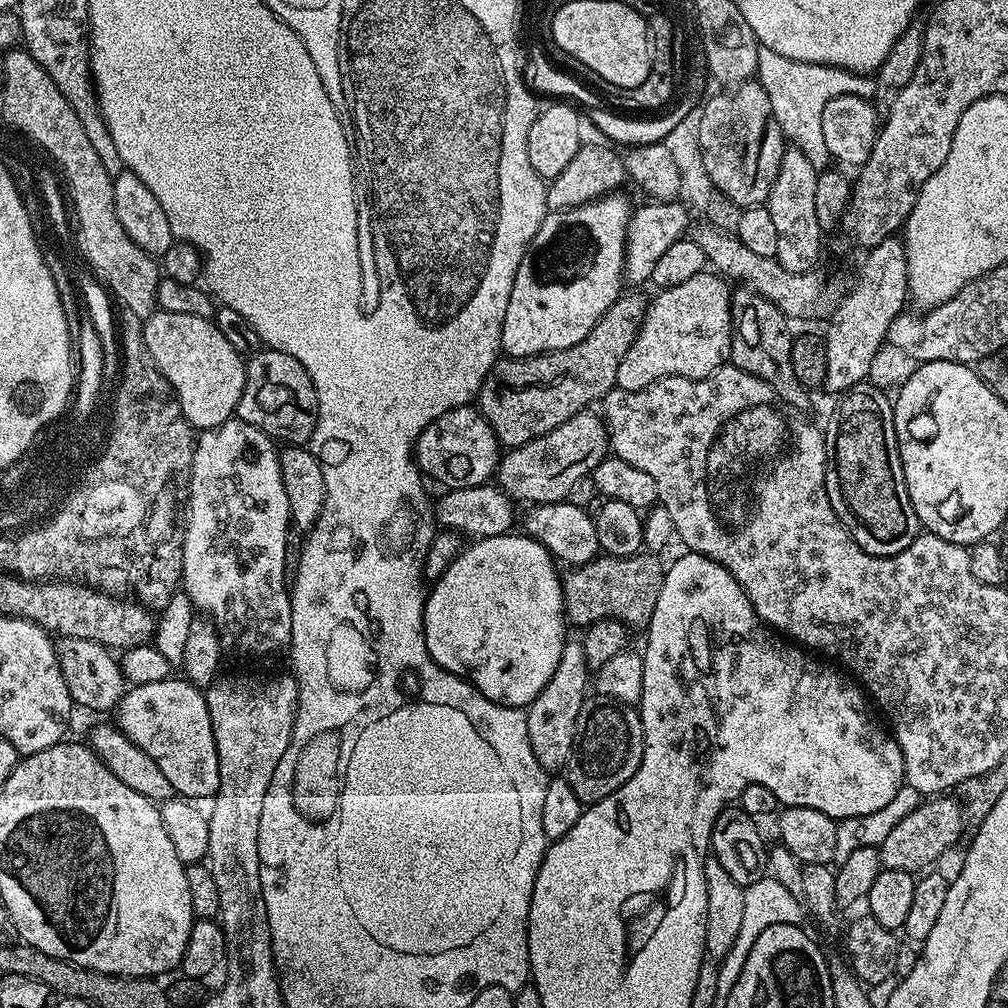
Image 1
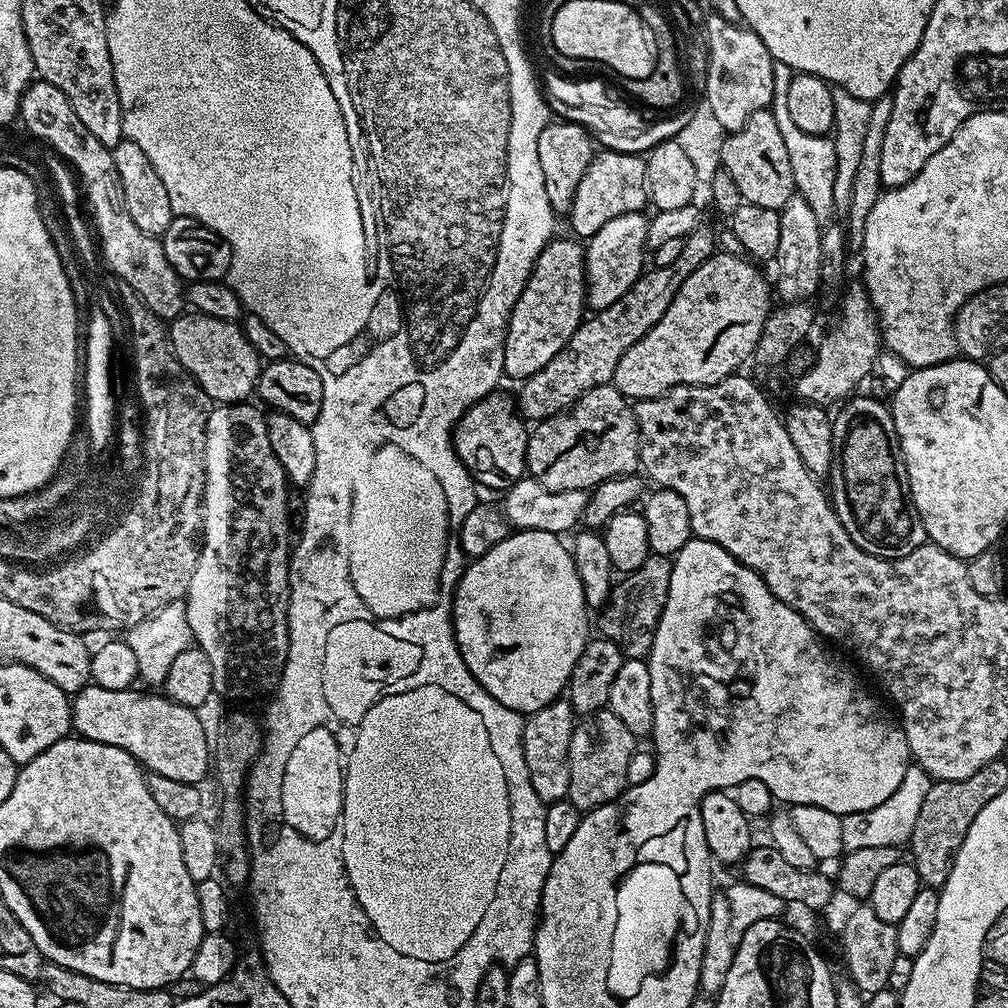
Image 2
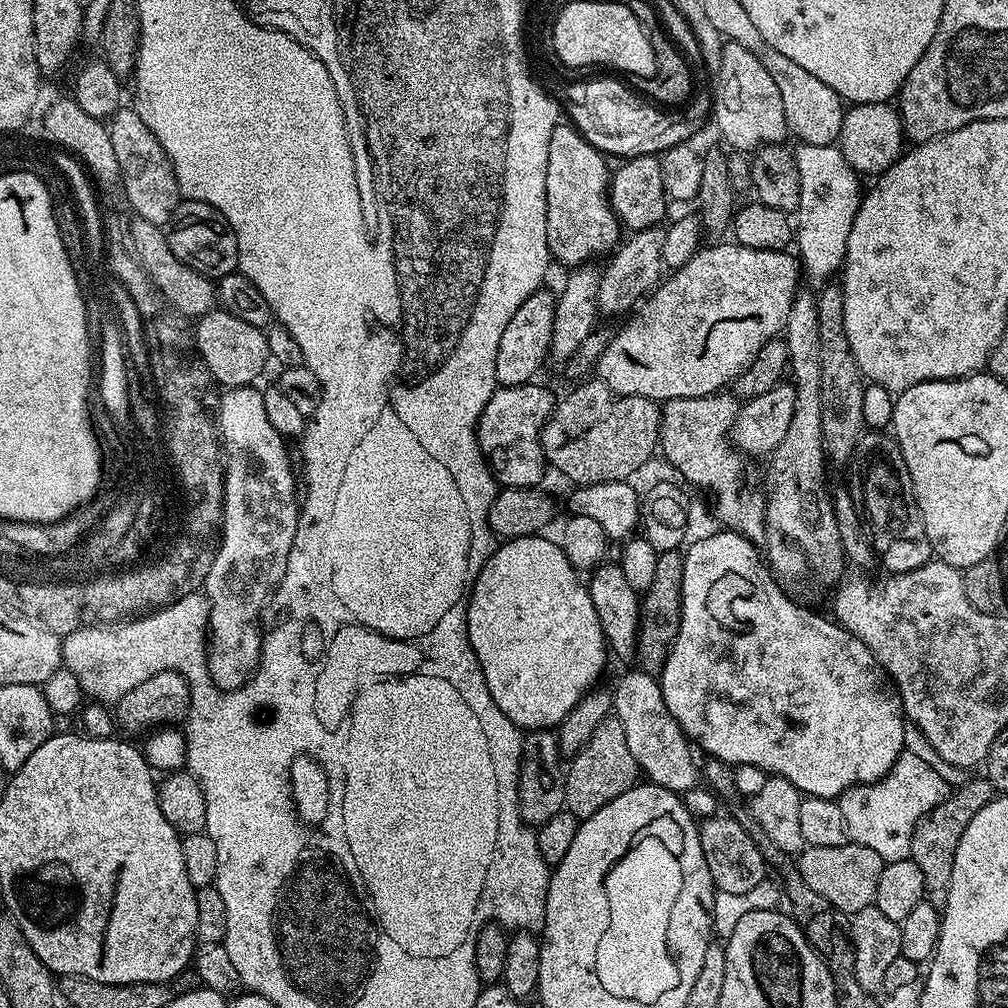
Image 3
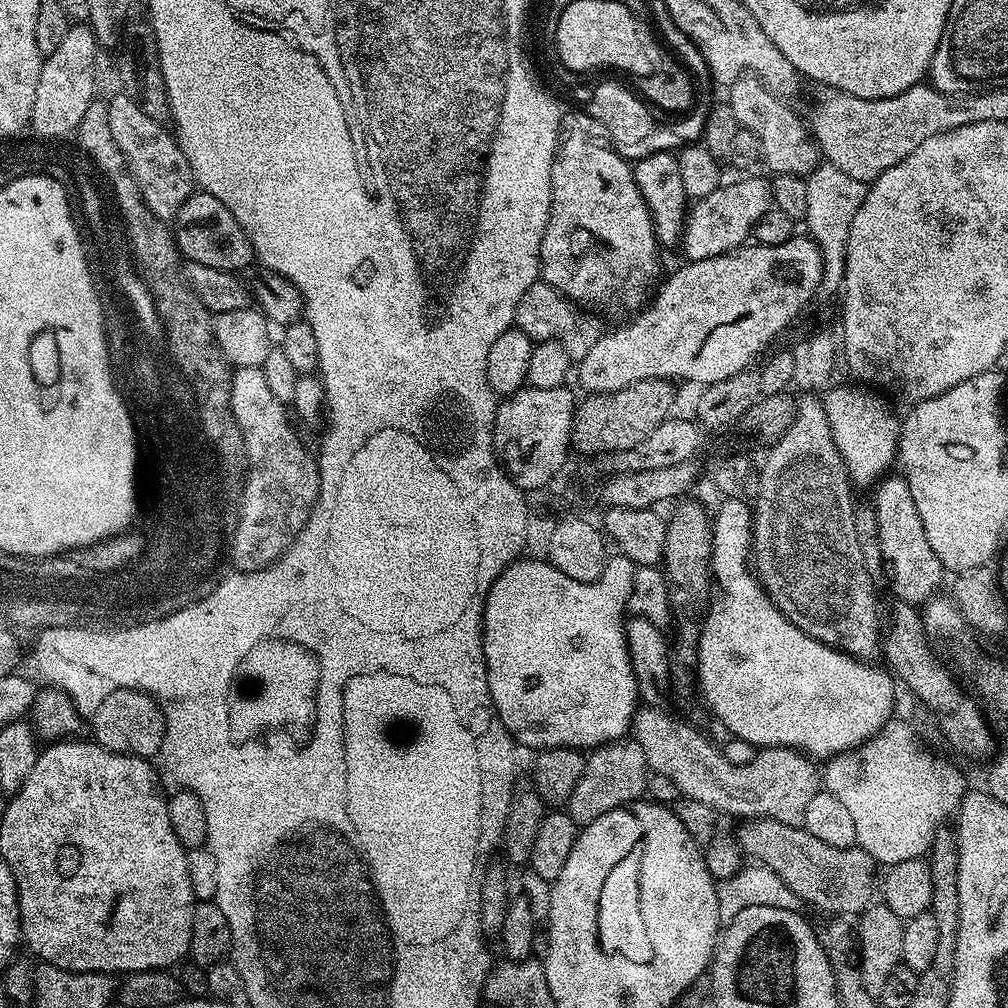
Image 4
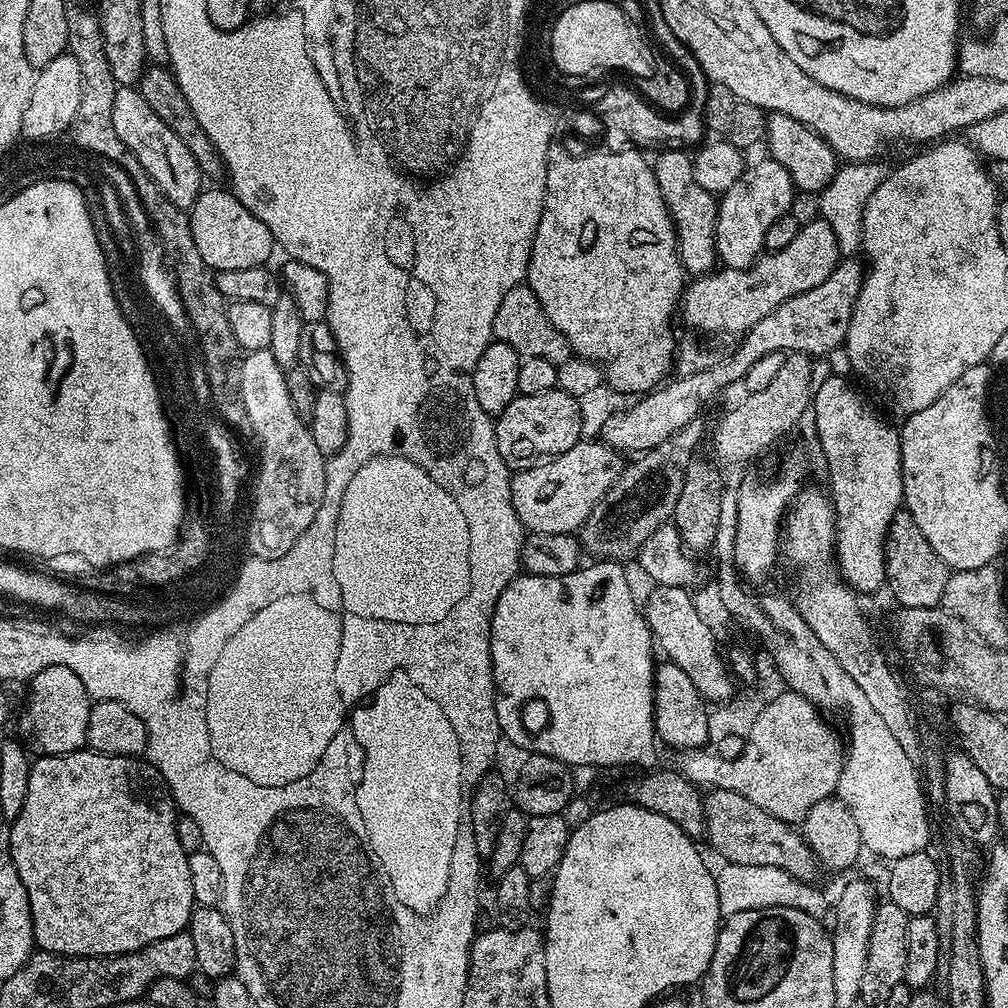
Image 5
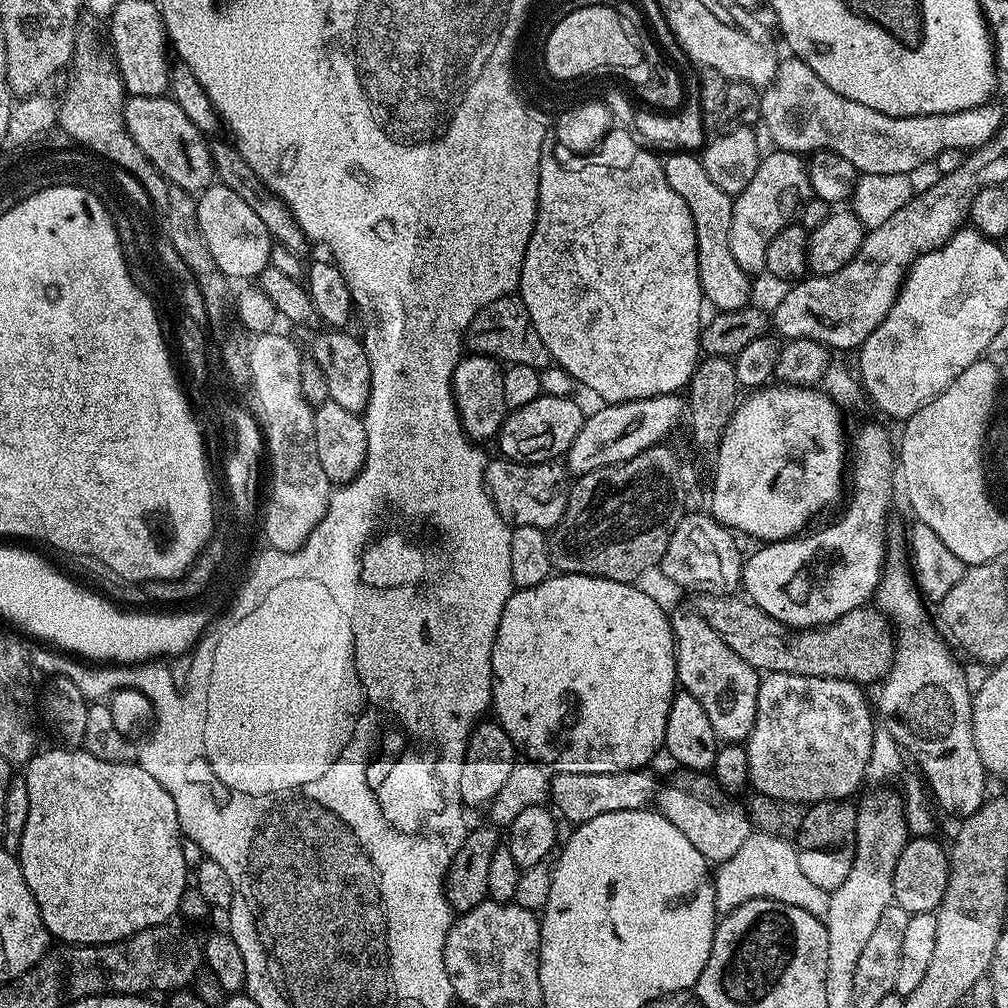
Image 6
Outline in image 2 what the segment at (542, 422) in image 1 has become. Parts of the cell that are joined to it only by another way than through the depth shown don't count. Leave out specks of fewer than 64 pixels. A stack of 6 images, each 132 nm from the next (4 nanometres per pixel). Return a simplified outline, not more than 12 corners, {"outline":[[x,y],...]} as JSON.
{"outline":[[707,222],[670,266],[649,267],[618,302],[519,385],[525,421],[612,383],[622,354],[670,310],[718,251]]}

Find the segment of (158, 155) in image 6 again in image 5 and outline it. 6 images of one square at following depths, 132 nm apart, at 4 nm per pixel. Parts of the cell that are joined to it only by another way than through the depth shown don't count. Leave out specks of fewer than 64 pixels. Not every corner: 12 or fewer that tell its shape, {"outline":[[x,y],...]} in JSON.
{"outline":[[117,87],[114,130],[162,194],[191,209],[198,162],[139,87]]}

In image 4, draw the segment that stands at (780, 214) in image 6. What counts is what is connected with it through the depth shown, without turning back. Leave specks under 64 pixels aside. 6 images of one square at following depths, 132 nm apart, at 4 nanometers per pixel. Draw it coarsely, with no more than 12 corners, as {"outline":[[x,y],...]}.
{"outline":[[721,183],[689,207],[685,261],[721,256],[755,233],[771,183]]}

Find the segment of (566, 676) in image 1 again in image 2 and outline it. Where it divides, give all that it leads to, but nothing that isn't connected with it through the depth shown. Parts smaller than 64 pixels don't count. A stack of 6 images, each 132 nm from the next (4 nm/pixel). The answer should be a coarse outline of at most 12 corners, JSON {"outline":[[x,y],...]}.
{"outline":[[567,699],[524,721],[530,786],[545,805],[570,790],[570,738]]}

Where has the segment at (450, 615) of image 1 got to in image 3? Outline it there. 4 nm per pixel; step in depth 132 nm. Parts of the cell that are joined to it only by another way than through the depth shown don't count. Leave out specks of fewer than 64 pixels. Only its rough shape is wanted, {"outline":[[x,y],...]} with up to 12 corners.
{"outline":[[547,535],[505,539],[468,593],[490,698],[555,729],[610,649]]}

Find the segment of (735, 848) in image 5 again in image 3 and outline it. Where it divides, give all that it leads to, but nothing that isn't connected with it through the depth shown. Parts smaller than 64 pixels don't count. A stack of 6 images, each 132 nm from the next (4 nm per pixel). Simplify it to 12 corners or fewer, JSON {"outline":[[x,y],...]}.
{"outline":[[870,846],[805,847],[802,879],[833,909],[873,907],[885,862]]}

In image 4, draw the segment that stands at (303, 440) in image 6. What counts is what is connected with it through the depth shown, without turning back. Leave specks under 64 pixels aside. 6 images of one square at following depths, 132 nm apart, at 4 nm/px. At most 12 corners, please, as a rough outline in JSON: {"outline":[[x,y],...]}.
{"outline":[[263,368],[232,373],[249,472],[236,552],[292,545],[320,497],[313,453]]}

